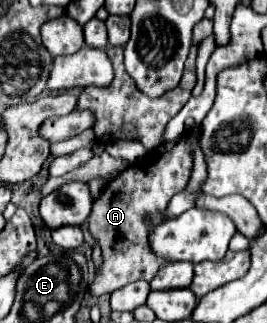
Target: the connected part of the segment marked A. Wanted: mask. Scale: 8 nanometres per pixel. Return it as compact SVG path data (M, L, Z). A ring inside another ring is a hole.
M183 133L179 139L165 141L155 151L141 157L135 165L131 163L121 177L107 183L101 197L95 201L91 217L89 217L89 231L95 241L99 241L103 249L103 265L95 273L93 283L89 285L89 295L101 297L105 293L113 293L115 289L125 287L127 283L151 277L165 265L165 259L159 259L151 253L147 235L153 225L159 223L157 213L163 211L169 199L185 191L193 171L193 143L197 141L197 133ZM145 213L153 213L155 219L145 221Z

